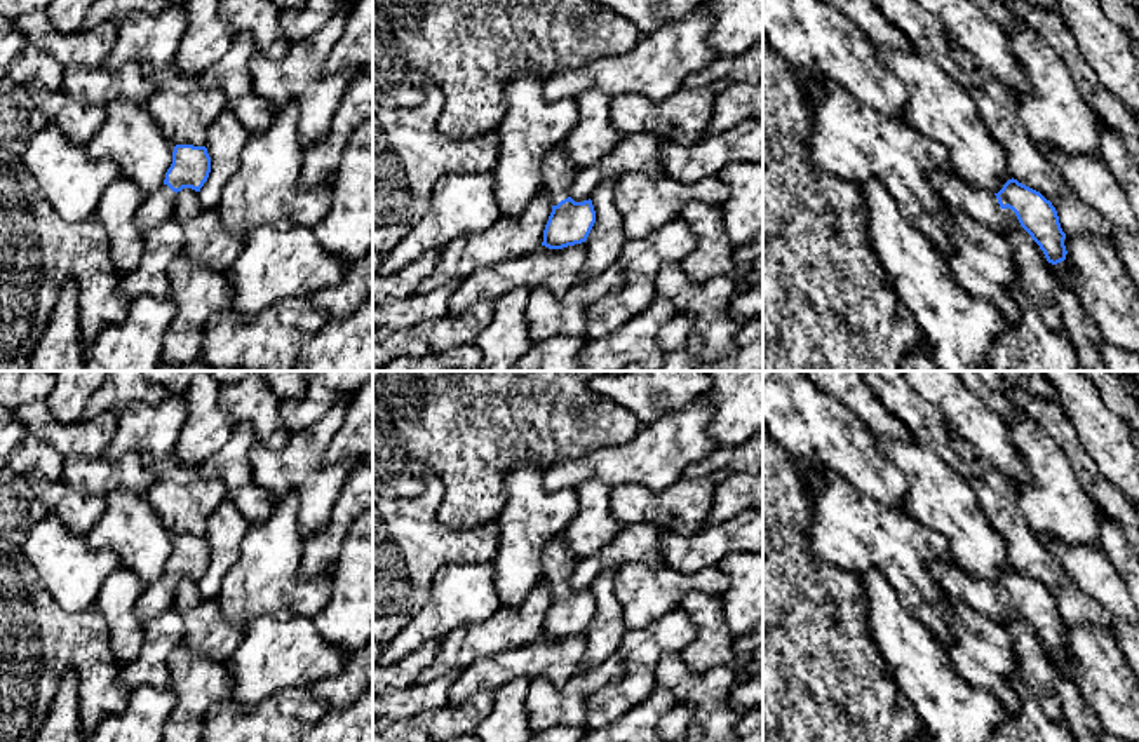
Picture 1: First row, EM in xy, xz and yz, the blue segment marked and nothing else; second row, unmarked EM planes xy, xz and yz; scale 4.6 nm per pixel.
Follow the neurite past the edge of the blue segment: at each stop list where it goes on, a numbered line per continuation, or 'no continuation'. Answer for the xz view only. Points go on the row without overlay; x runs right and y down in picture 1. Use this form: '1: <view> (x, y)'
1: xz (558, 563)

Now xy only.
1: xy (159, 596)

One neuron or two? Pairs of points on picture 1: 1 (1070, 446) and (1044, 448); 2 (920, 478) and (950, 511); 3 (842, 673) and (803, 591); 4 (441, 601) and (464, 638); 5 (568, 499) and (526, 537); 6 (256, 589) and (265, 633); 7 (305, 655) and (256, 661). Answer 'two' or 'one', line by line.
1: two
2: one
3: one
4: two
5: one
6: two
7: one

